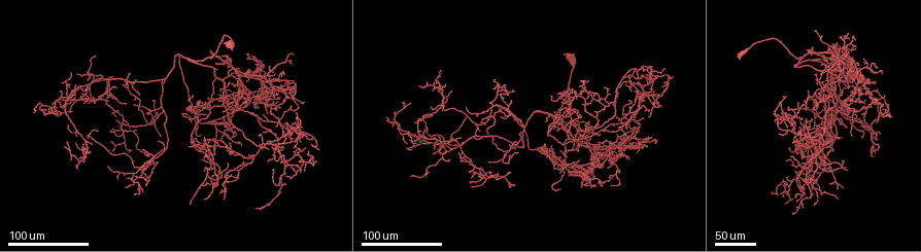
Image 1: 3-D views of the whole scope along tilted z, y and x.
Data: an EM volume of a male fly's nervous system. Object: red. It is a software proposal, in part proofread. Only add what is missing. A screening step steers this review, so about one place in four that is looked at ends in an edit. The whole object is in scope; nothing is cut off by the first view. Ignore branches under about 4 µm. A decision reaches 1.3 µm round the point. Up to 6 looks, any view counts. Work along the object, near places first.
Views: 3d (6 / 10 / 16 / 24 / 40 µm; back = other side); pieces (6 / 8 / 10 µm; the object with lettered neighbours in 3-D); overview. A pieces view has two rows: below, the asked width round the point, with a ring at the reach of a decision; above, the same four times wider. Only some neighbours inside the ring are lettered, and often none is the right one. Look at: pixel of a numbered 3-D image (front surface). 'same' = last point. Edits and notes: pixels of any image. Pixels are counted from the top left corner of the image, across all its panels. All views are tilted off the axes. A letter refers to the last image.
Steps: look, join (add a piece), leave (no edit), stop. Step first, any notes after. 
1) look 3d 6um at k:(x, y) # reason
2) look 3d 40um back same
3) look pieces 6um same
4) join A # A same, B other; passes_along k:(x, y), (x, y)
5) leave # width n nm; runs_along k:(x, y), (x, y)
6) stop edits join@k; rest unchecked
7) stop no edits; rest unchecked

look 3d 40um at 1:(280, 162) # free end

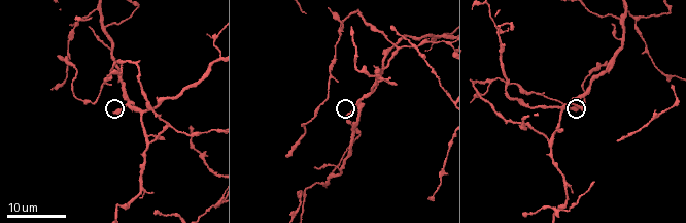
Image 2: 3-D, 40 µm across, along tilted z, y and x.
look pieces 6um at 2:(585, 110)

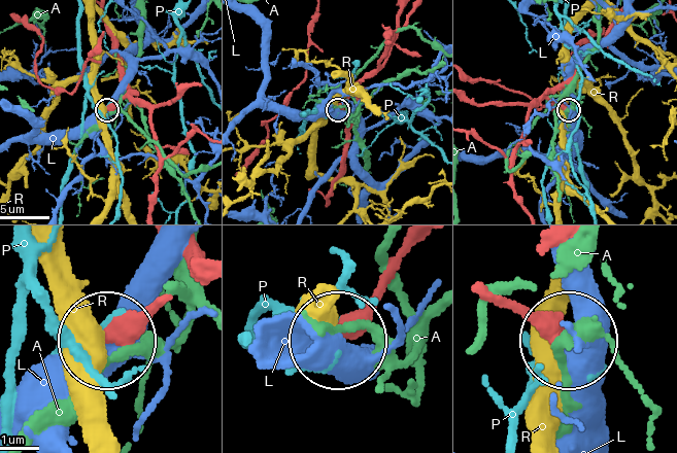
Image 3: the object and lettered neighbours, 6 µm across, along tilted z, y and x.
leave # A other, L other, P other, R other; runs_along 3:(166, 300), (107, 336); none of them fits

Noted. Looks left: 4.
look 3d 40um at 1:(188, 113) # long arm stops here

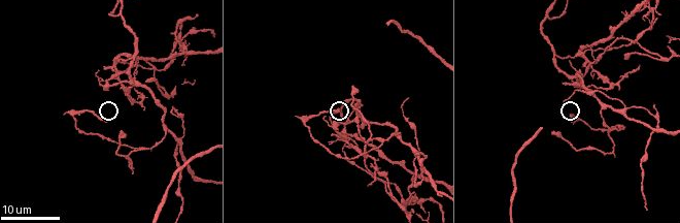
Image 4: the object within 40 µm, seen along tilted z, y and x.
look 3d 10um at 4:(340, 108)

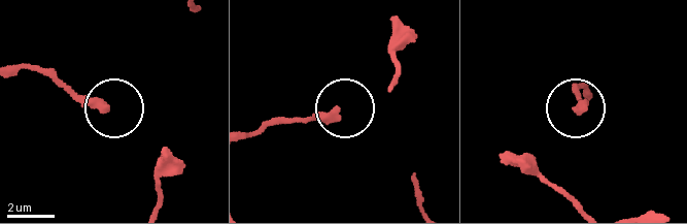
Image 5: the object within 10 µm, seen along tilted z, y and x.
look pieces 8um at 5:(337, 110)

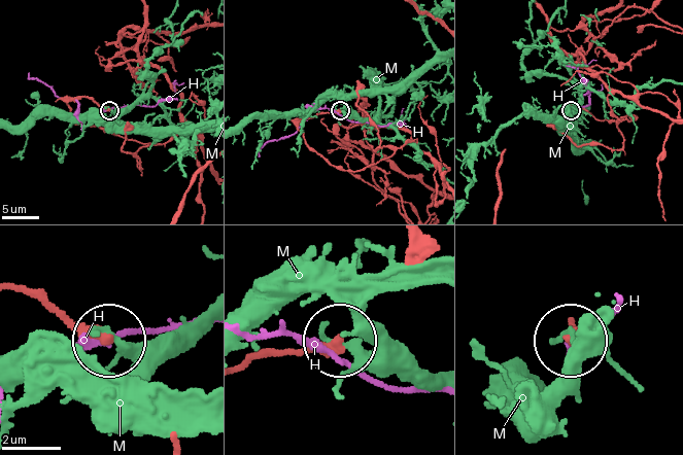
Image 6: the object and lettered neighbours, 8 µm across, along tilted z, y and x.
leave # H other, M other; runs_along 6:(245, 363), (335, 345); none of them fits

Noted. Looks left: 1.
stop no edits; rest unchecked

